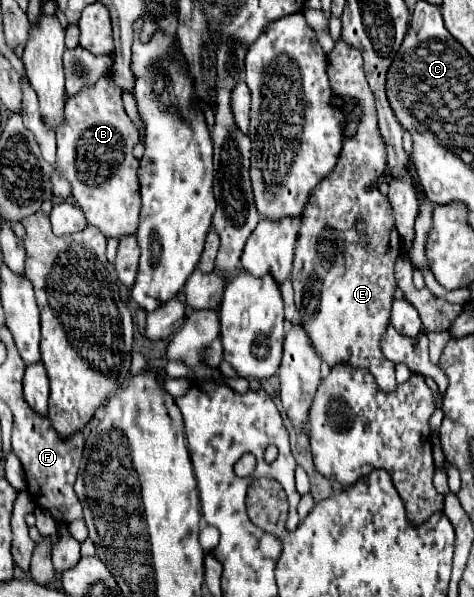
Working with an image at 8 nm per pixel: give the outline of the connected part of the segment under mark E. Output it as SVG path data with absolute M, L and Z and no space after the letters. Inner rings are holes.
M340 37L328 53L326 73L332 93L348 97L362 107L362 119L356 133L344 141L334 171L318 183L306 201L292 269L294 299L300 311L300 323L308 331L318 355L330 367L336 363L366 367L378 387L392 393L398 383L394 379L394 365L382 353L382 337L388 329L394 291L398 289L394 265L402 253L402 241L396 229L394 209L380 191L380 181L388 165L386 143L378 127L376 101L364 75L360 49ZM358 217L366 223L370 251L362 249L354 231Z

